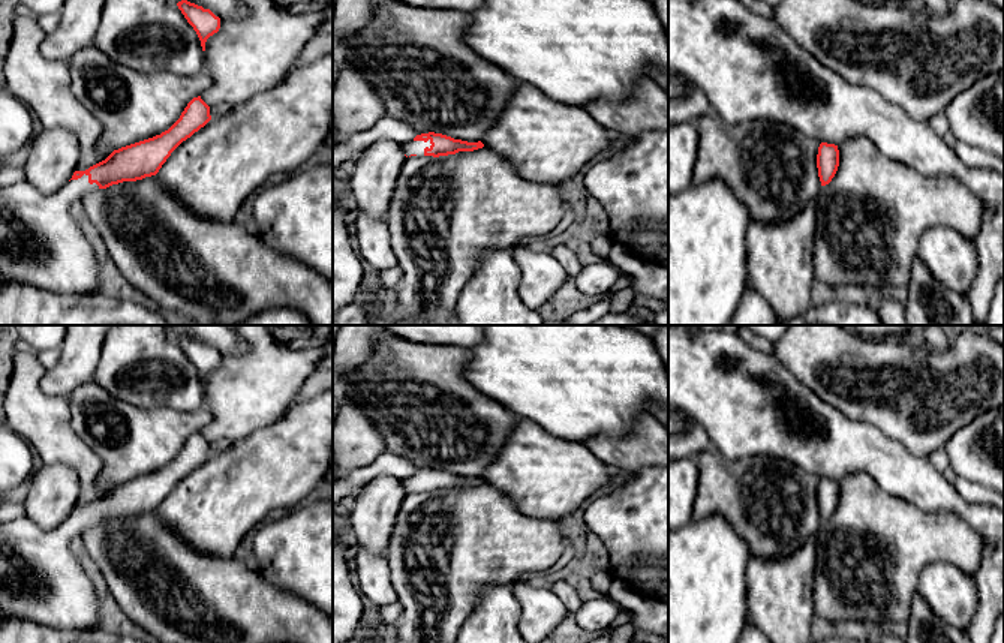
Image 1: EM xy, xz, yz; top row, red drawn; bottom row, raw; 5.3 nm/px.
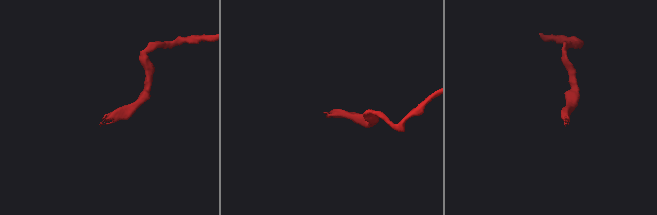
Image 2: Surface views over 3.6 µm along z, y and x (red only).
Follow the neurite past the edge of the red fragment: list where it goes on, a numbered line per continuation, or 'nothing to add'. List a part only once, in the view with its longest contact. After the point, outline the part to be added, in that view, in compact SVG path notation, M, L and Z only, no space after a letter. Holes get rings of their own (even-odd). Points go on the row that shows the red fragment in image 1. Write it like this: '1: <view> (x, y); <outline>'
1: xy (42, 243); M85 174L52 195L43 195L27 181L0 187L0 279L58 294L100 292L96 240L70 213L75 199L97 189Z

